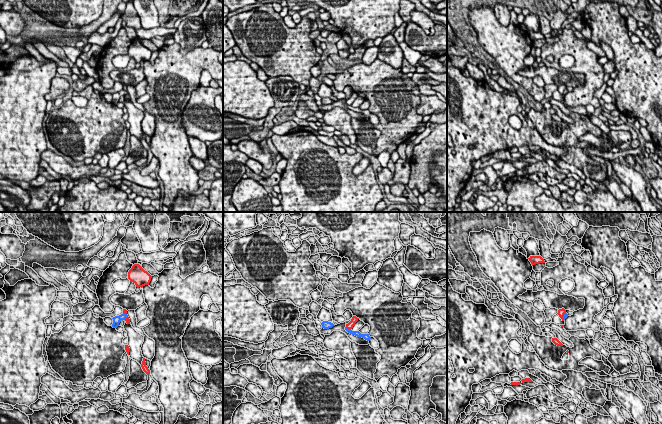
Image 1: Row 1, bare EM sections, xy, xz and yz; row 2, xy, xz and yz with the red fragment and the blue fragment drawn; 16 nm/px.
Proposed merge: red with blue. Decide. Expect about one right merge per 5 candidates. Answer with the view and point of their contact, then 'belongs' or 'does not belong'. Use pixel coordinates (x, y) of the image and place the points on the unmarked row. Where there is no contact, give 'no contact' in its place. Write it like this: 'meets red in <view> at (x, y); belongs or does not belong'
meets red in xz at (348, 104); does not belong

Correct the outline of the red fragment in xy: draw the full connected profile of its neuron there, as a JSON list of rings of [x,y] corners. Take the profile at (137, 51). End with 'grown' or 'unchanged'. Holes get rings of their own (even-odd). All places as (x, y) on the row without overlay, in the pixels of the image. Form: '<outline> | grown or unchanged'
[[[134,40],[128,48],[128,55],[133,58],[136,63],[149,61],[152,52],[145,47],[139,40]]] | unchanged

